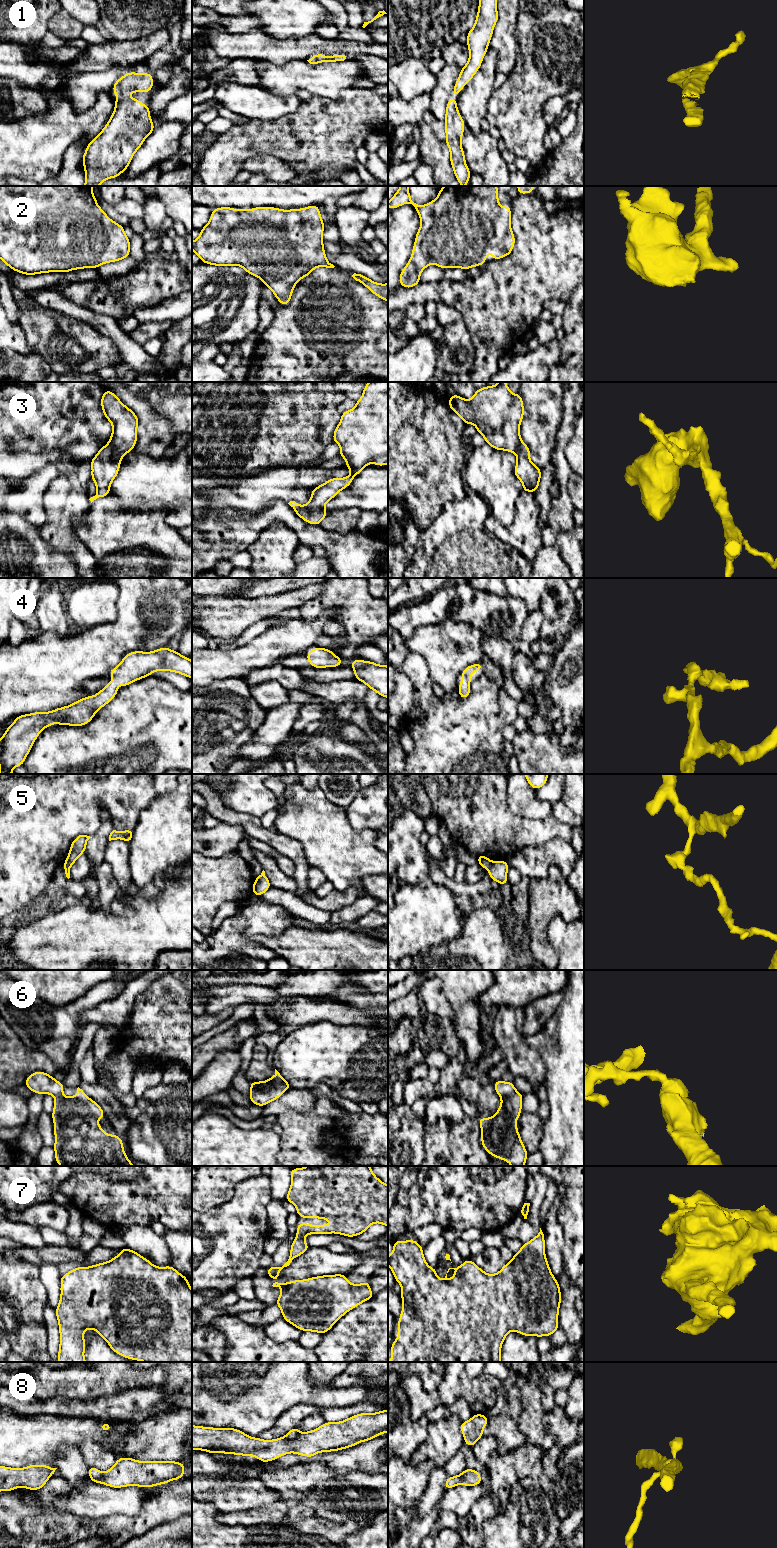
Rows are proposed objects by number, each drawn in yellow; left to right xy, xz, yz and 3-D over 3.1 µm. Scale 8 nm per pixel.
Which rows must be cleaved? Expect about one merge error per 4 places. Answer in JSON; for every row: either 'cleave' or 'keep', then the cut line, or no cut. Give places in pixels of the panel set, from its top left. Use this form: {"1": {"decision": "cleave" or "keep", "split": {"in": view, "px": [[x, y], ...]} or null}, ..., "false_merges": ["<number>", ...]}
{"1": {"decision": "keep", "split": null}, "2": {"decision": "keep", "split": null}, "3": {"decision": "keep", "split": null}, "4": {"decision": "keep", "split": null}, "5": {"decision": "cleave", "split": {"in": "yz", "px": [[492, 862], [488, 869]]}}, "6": {"decision": "cleave", "split": {"in": "yz", "px": [[515, 1090], [510, 1095], [501, 1097]]}}, "7": {"decision": "keep", "split": null}, "8": {"decision": "cleave", "split": {"in": "xz", "px": [[300, 1433], [292, 1439], [284, 1437]]}}, "false_merges": ["5", "6", "8"]}

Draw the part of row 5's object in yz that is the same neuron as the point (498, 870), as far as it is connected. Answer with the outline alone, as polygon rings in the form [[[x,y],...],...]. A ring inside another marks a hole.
[[[494,861],[488,869],[489,877],[500,885],[505,885],[509,883],[507,879],[507,871],[509,867],[507,861]]]

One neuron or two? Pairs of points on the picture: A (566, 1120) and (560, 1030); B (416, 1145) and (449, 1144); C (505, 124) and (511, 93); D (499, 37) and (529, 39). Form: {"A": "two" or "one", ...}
{"A": "one", "B": "two", "C": "one", "D": "two"}

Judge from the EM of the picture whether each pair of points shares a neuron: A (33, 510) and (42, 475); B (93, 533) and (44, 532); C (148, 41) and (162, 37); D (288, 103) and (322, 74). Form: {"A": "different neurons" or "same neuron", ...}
{"A": "same neuron", "B": "different neurons", "C": "same neuron", "D": "different neurons"}

